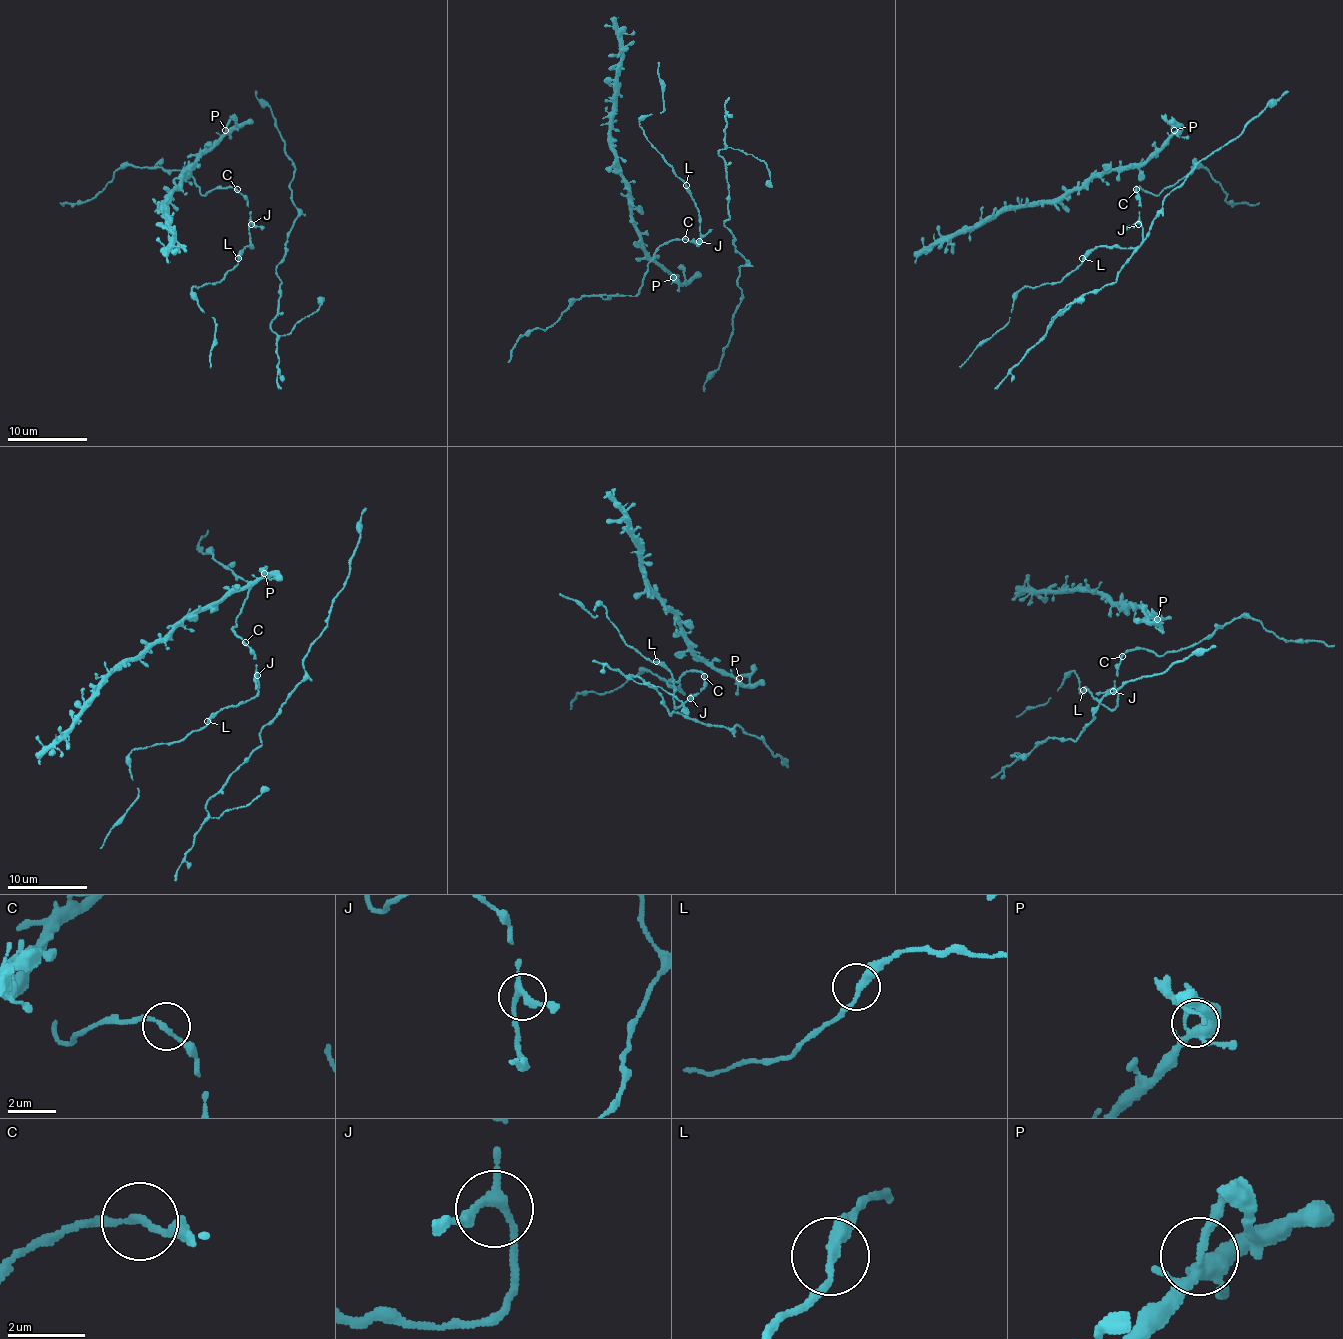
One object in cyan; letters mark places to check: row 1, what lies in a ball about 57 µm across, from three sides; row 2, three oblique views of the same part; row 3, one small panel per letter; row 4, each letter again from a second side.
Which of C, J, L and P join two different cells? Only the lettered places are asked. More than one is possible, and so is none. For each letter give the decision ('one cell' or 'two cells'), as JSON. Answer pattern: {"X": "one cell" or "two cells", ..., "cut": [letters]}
{"C": "one cell", "J": "one cell", "L": "one cell", "P": "one cell", "cut": []}

